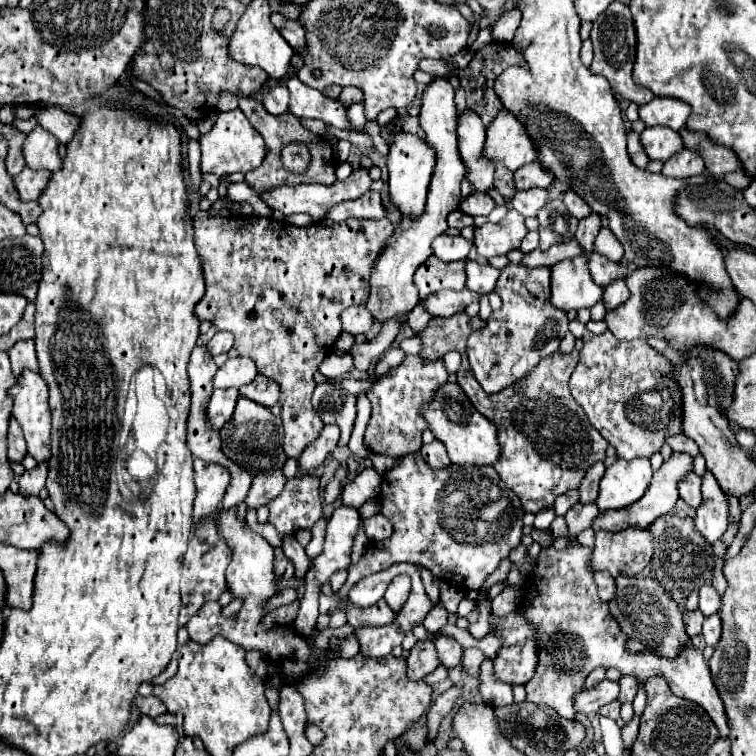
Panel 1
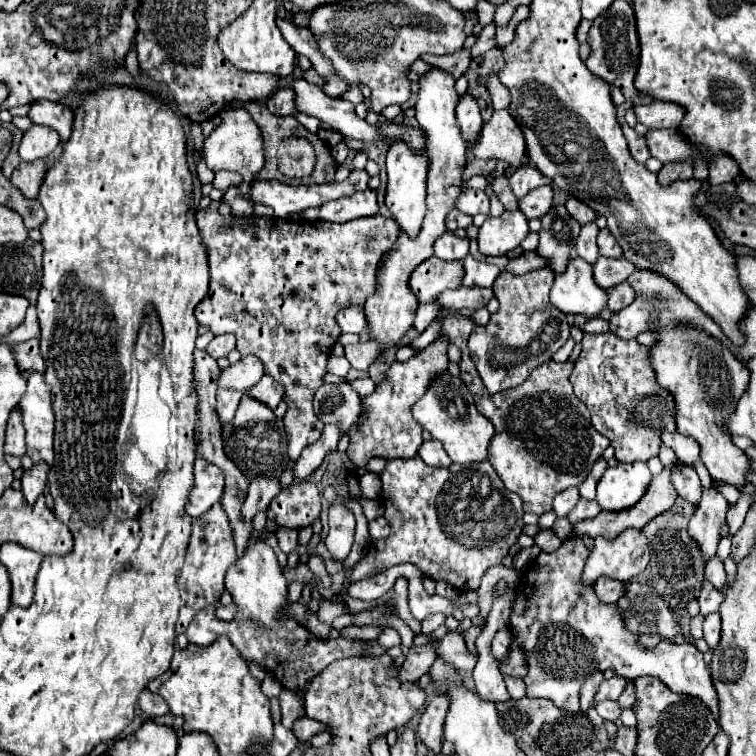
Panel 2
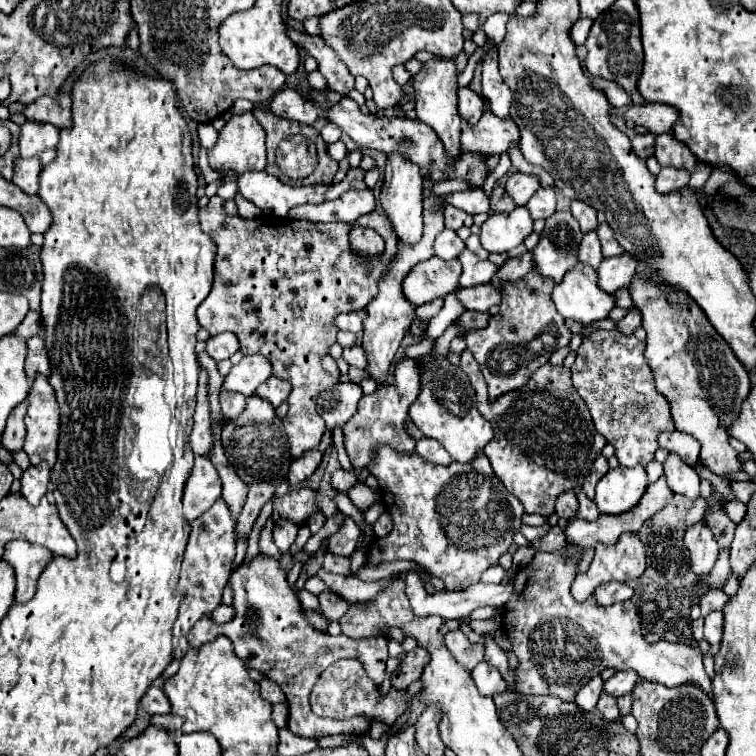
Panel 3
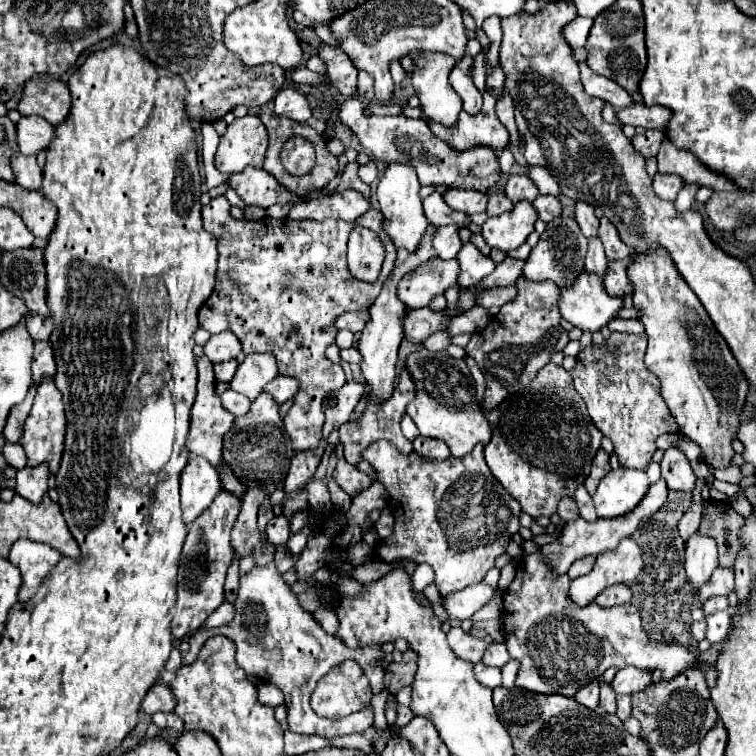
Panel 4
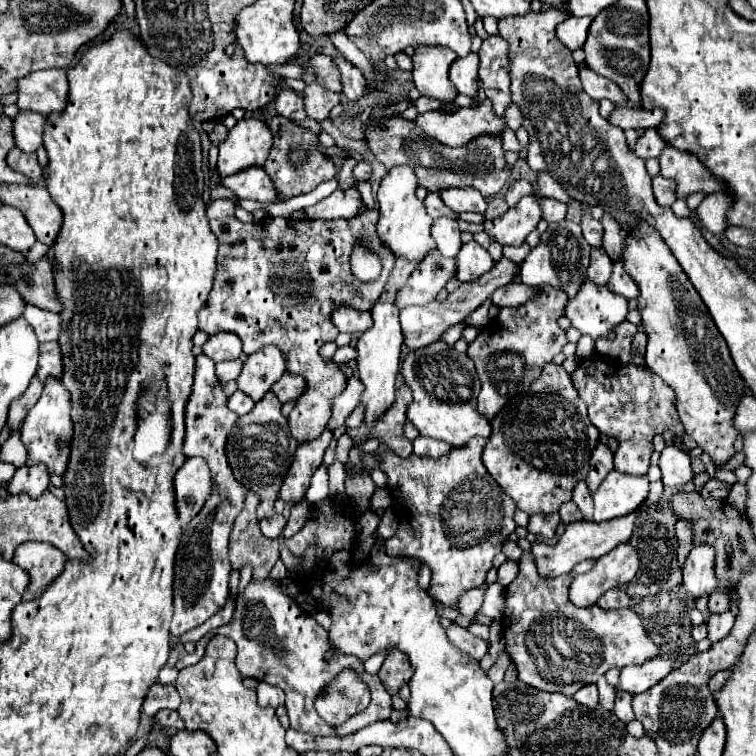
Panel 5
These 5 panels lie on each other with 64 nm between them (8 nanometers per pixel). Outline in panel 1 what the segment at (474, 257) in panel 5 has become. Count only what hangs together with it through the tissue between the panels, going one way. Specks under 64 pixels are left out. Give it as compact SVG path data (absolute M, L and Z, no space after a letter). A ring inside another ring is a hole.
M466 260L466 288L480 292L480 294L490 294L496 286L496 280L500 276L500 270L488 266L488 264L478 264L472 260Z

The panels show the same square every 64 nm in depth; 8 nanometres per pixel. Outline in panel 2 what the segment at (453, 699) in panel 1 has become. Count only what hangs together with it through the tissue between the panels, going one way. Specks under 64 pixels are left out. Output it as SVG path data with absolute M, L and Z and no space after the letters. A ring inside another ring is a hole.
M434 696L426 710L422 712L420 724L418 724L418 736L422 744L434 754L440 754L442 750L442 724L448 712L448 700L444 696Z

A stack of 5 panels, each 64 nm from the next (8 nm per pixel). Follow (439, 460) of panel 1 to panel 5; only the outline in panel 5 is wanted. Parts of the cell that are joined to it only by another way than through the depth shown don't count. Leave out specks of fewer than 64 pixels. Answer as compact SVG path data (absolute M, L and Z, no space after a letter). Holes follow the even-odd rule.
M418 436L414 440L414 454L416 456L426 456L426 458L440 458L442 454L446 454L452 446L448 446L448 442L440 442L434 438L426 438L426 436Z

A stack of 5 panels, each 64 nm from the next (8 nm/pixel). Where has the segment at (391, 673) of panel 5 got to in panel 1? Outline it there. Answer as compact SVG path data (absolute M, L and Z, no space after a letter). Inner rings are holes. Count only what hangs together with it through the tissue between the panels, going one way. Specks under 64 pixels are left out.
M430 640L416 642L416 646L410 650L410 656L408 656L406 664L408 664L406 674L412 680L422 680L426 674L434 672L436 666L440 664L434 644Z

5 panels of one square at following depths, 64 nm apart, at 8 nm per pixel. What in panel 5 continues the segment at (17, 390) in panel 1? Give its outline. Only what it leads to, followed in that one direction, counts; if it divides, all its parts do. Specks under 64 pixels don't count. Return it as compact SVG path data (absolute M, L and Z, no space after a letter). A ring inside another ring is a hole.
M48 378L40 400L36 402L34 408L30 408L30 412L22 424L22 444L28 450L26 466L34 466L34 464L42 462L48 466L50 474L58 474L58 476L64 474L64 470L68 468L68 450L70 450L70 442L72 442L70 410L72 410L72 400L70 400L68 390L62 386L60 380Z

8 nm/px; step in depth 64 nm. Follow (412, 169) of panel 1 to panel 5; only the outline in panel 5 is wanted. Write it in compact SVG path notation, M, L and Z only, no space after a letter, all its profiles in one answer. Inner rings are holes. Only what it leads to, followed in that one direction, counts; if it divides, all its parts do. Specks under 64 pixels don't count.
M396 166L396 170L390 170L386 178L382 180L378 188L378 204L380 204L380 220L376 224L380 240L392 250L392 254L398 258L406 258L410 262L422 262L430 252L436 250L436 242L430 236L432 218L424 212L424 202L416 198L416 176L408 166Z

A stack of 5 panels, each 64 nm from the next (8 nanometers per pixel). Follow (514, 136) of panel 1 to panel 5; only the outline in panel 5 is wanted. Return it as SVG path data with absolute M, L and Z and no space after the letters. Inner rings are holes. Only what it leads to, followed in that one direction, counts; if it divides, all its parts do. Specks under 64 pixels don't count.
M488 100L476 108L456 108L452 114L442 110L424 112L412 122L420 126L426 136L446 146L464 146L476 136L502 134L504 130L504 122L494 114Z

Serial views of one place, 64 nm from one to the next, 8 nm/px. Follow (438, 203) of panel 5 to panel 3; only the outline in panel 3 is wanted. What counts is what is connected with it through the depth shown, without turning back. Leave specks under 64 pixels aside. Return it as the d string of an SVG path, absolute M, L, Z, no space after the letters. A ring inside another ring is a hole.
M444 204L442 208L442 214L444 214L444 224L446 228L452 228L452 230L458 230L462 226L472 226L472 216L450 206L450 204Z

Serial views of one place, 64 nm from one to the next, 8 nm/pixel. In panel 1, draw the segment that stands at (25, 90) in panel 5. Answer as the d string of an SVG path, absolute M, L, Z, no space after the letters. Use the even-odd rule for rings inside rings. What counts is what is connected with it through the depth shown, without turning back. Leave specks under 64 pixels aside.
M38 106L34 110L34 118L38 120L38 124L44 130L52 132L62 144L68 144L80 126L78 116L74 116L62 108L56 108L56 106Z

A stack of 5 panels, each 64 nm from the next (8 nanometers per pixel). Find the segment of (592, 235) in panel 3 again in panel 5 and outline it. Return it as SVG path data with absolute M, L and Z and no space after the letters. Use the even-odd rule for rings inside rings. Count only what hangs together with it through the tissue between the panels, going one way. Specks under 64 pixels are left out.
M594 248L590 258L590 268L588 268L588 278L598 286L606 286L610 276L612 276L612 260L604 250Z

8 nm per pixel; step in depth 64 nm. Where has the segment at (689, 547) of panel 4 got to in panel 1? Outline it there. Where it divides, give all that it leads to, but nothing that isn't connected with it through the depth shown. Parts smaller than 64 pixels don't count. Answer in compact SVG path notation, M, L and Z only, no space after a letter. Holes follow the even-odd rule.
M710 472L702 478L702 504L696 508L694 526L710 546L722 538L728 526L728 498Z

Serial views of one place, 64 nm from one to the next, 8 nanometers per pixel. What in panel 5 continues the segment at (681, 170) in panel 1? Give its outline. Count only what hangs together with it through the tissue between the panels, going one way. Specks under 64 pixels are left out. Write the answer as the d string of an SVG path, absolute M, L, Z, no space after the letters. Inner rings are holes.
M656 176L654 178L654 198L656 198L656 202L660 206L670 208L674 204L674 200L676 200L674 190L676 190L676 186L674 186L672 180L668 180L664 176Z

